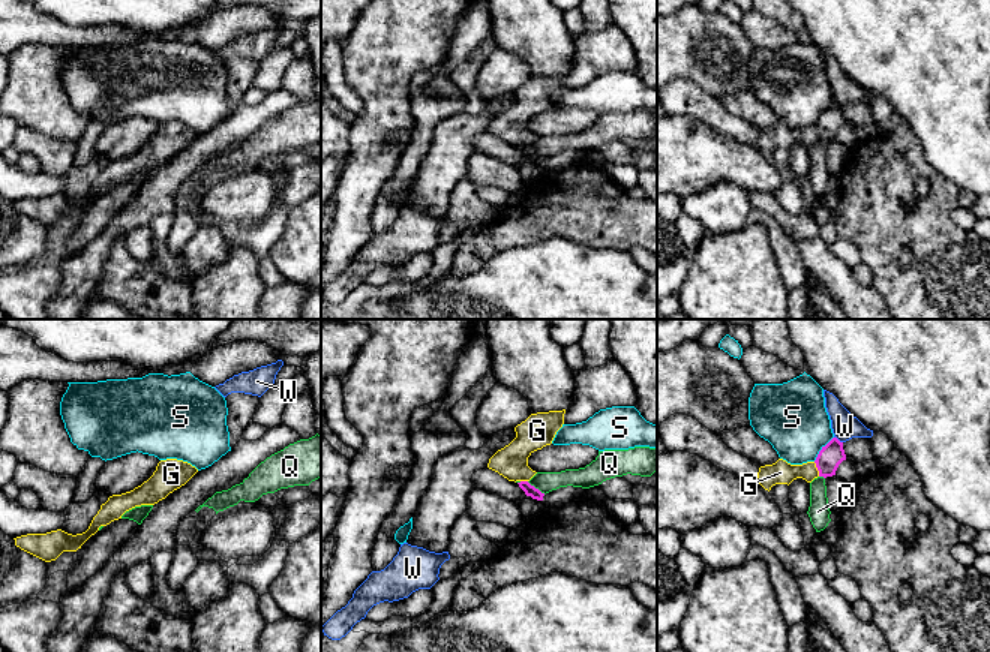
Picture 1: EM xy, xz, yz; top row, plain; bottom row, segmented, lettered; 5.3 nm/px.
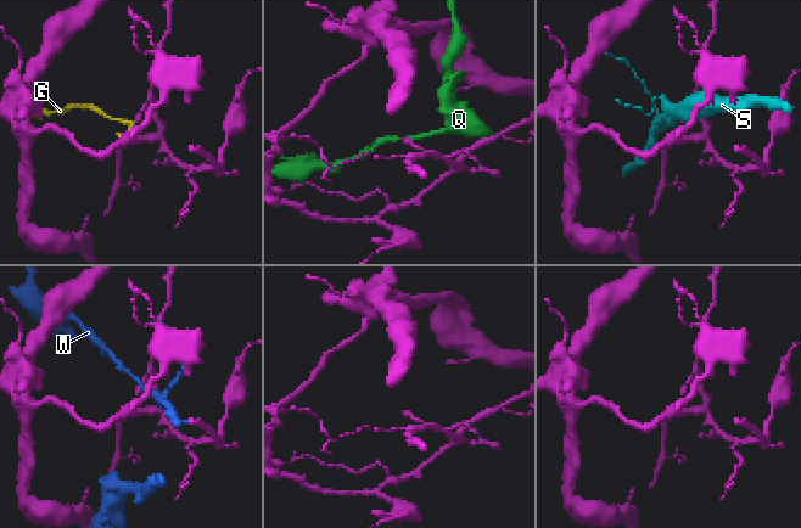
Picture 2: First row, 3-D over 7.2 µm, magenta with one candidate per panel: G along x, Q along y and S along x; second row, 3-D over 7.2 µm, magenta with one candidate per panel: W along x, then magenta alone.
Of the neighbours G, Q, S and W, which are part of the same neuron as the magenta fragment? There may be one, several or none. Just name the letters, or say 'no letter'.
G

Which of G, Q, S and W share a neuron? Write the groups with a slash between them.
G / Q / S / W

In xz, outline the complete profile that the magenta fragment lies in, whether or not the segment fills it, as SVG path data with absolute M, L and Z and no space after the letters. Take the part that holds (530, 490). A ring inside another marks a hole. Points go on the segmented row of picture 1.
M566 409L531 414L514 427L516 438L489 459L488 468L518 483L526 496L543 501L544 493L528 483L537 474L528 466L528 457L552 444L564 414Z

